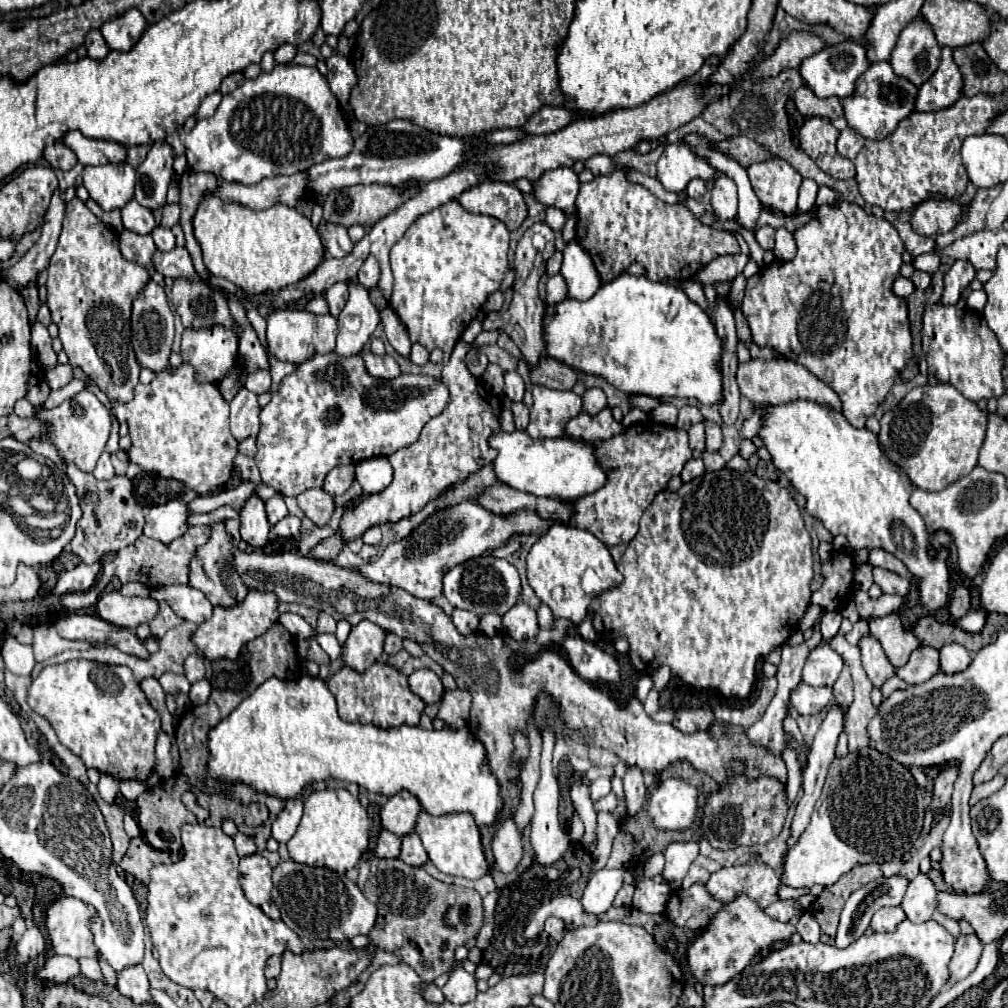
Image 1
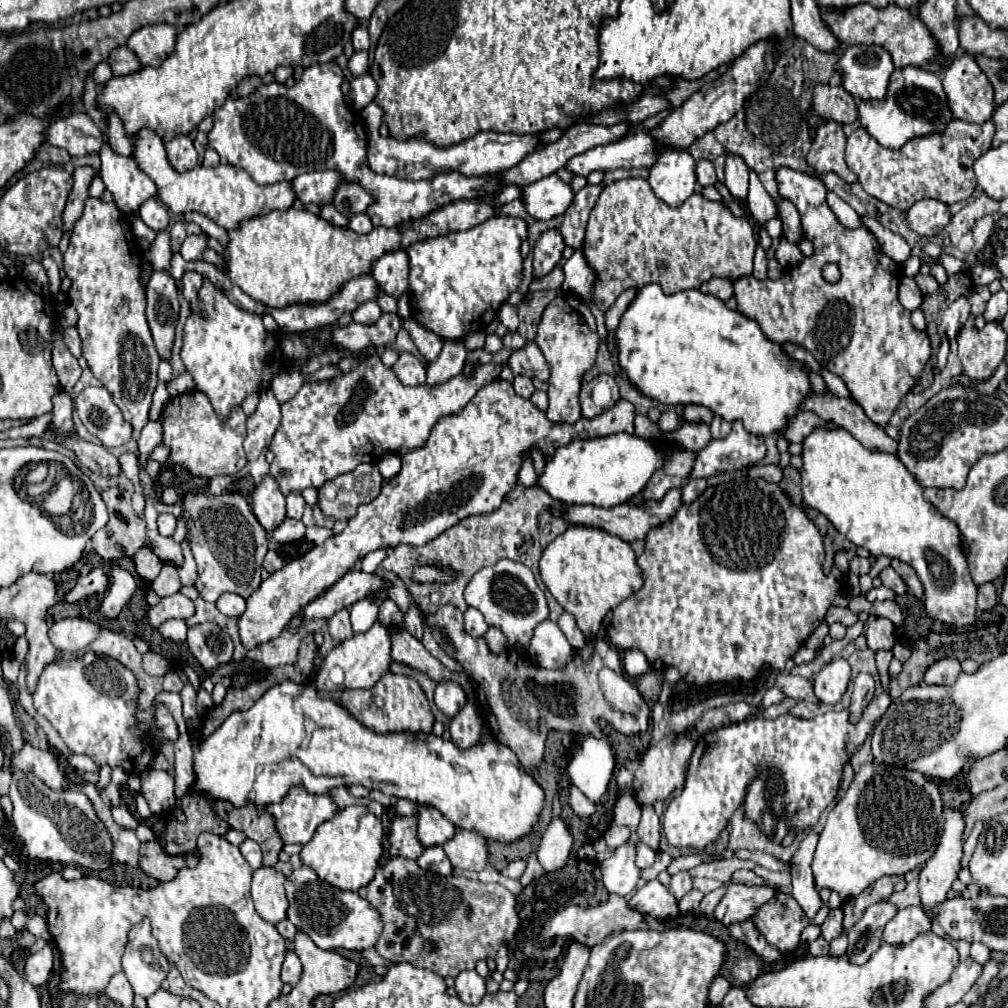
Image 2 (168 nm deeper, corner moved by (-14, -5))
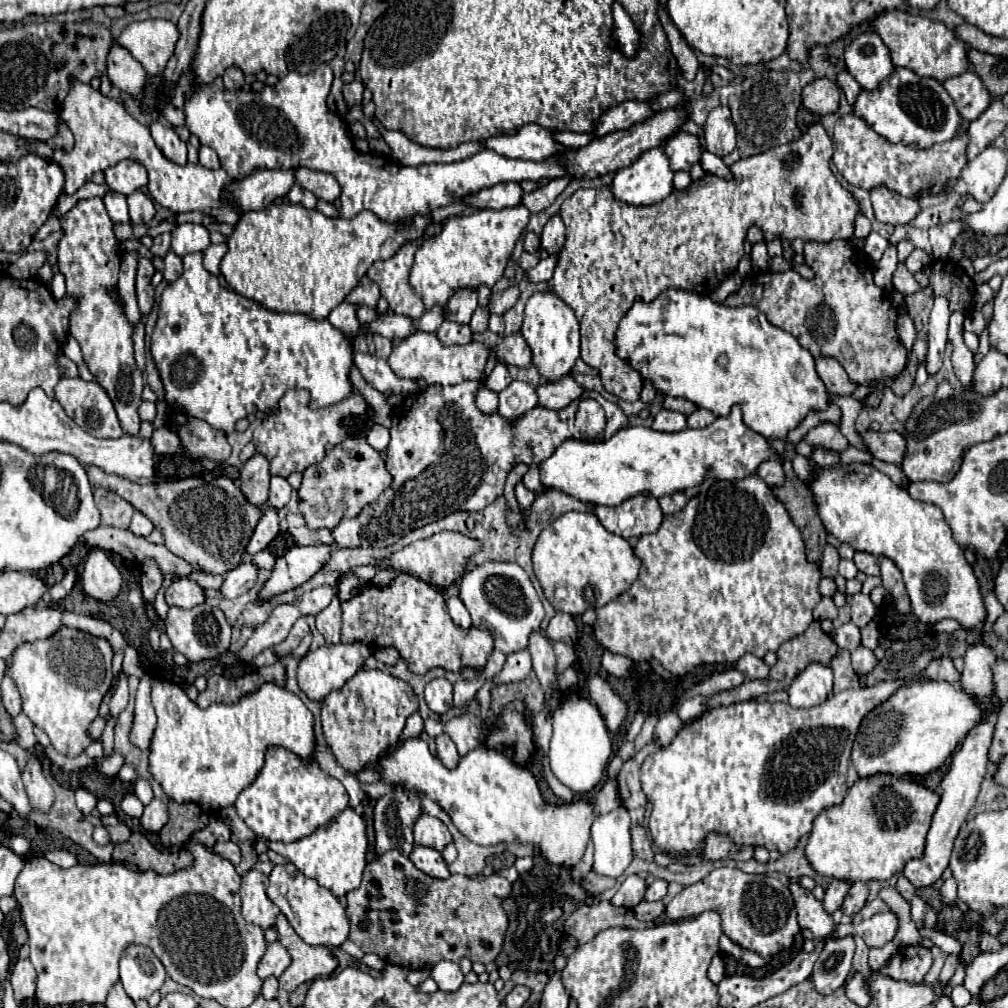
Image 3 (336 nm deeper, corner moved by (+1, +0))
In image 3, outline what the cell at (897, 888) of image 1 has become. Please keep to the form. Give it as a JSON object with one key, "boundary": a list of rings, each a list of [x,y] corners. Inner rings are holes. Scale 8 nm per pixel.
{"boundary":[[[852,936],[828,940],[822,948],[814,970],[812,970],[812,984],[818,994],[832,994],[836,992],[848,978],[848,972],[852,968],[852,956],[854,956],[854,940]]]}

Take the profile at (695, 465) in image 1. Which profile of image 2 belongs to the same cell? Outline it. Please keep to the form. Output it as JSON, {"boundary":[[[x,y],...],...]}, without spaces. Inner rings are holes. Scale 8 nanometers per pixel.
{"boundary":[[[691,479],[687,481],[687,485],[683,487],[683,503],[691,503],[695,501],[707,487],[707,479]]]}

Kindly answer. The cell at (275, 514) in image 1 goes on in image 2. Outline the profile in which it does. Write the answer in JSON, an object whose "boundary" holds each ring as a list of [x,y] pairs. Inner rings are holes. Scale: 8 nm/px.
{"boundary":[[[291,493],[291,495],[287,495],[285,499],[287,499],[287,517],[291,517],[291,519],[301,519],[303,507],[305,507],[303,497]]]}

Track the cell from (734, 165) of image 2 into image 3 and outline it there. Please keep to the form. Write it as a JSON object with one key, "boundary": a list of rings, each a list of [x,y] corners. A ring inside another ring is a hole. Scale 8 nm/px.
{"boundary":[[[716,106],[704,124],[704,138],[706,150],[716,156],[726,156],[736,146],[736,128],[730,118],[728,106]]]}

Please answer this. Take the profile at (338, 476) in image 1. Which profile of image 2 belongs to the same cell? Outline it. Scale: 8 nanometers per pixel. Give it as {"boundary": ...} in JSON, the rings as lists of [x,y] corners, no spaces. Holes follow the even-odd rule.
{"boundary":[[[361,463],[351,473],[327,481],[319,489],[319,507],[327,517],[349,521],[361,503],[369,503],[381,491],[381,473],[373,463]]]}

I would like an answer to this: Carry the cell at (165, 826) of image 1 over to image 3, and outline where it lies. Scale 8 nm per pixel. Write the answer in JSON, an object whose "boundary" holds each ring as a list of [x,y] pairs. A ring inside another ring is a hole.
{"boundary":[[[168,804],[168,824],[160,832],[160,840],[164,846],[180,848],[186,840],[208,824],[208,814],[196,804]]]}

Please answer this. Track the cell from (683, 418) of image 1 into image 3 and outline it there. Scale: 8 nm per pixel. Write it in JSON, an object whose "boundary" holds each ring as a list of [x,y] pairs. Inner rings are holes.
{"boundary":[[[666,396],[666,400],[664,400],[664,408],[668,408],[668,410],[674,410],[674,412],[680,412],[680,414],[688,416],[688,414],[692,414],[692,412],[696,410],[696,404],[688,402],[688,400],[684,400],[684,398]]]}

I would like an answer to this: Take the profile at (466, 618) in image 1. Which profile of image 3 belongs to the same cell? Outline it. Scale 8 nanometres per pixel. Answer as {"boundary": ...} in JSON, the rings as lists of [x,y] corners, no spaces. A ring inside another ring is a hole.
{"boundary":[[[450,596],[448,598],[448,612],[450,612],[450,618],[456,626],[460,628],[470,628],[472,626],[472,620],[470,620],[470,614],[466,610],[466,606],[462,604],[462,600],[458,596]]]}

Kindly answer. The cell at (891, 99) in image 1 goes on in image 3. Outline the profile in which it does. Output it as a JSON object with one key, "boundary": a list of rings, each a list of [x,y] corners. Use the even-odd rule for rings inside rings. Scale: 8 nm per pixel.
{"boundary":[[[896,68],[876,90],[862,90],[854,104],[854,114],[864,118],[878,134],[890,142],[902,142],[908,146],[930,148],[932,144],[952,140],[958,136],[962,118],[954,106],[954,100],[934,78],[922,78],[908,68]]]}

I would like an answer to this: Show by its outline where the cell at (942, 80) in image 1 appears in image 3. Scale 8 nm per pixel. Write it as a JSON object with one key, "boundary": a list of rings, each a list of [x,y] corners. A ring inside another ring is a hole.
{"boundary":[[[968,70],[960,76],[948,78],[942,84],[948,90],[948,94],[954,98],[956,108],[960,110],[960,116],[966,122],[976,120],[990,106],[992,98],[990,98],[986,86],[982,84],[980,76],[972,70]]]}

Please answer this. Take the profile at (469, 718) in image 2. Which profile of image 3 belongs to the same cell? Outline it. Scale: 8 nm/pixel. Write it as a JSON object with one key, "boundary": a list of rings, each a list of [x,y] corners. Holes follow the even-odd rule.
{"boundary":[[[440,734],[436,738],[436,750],[438,750],[438,758],[440,762],[446,766],[446,768],[456,768],[458,762],[460,762],[460,756],[458,756],[458,750],[456,750],[456,744],[450,740],[448,734]]]}

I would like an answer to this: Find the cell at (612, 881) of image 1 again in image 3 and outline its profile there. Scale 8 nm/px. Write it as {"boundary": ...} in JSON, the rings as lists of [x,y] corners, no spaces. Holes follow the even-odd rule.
{"boundary":[[[624,806],[602,814],[592,824],[594,872],[618,878],[632,862],[630,814]]]}

